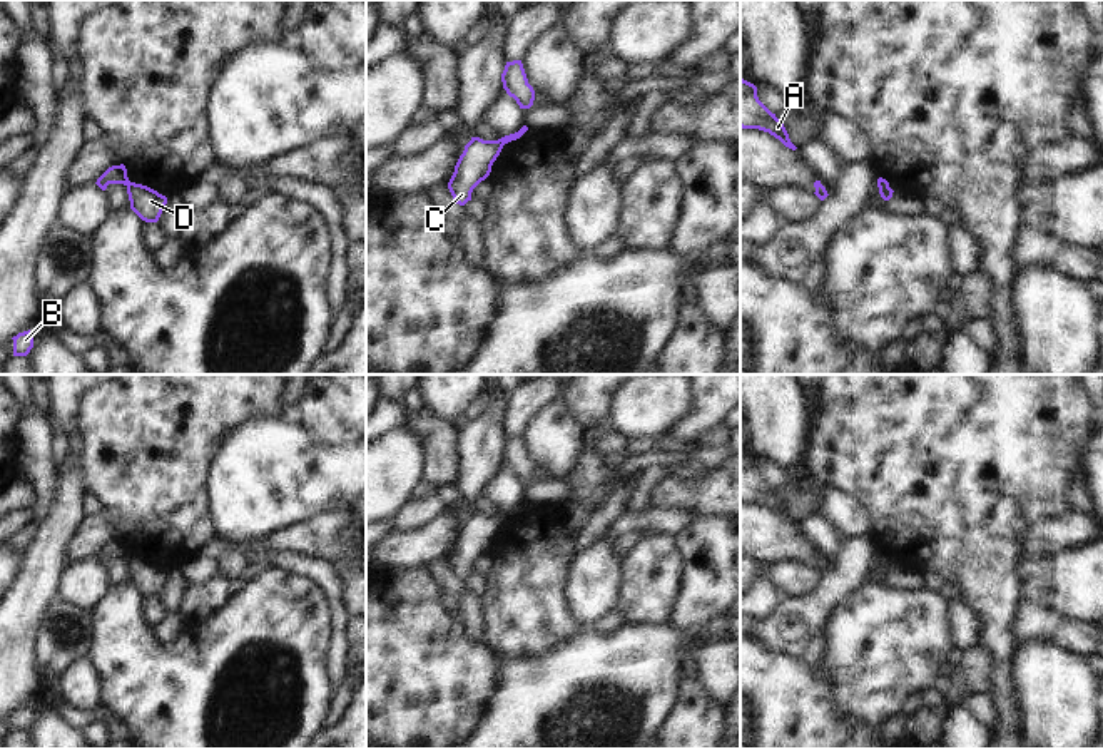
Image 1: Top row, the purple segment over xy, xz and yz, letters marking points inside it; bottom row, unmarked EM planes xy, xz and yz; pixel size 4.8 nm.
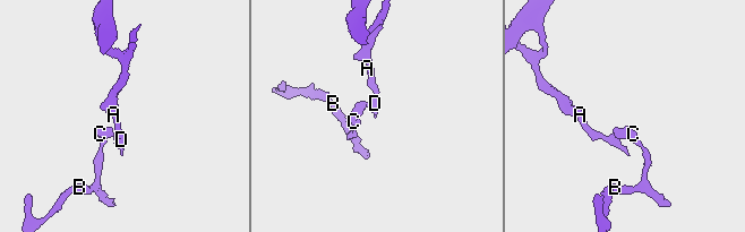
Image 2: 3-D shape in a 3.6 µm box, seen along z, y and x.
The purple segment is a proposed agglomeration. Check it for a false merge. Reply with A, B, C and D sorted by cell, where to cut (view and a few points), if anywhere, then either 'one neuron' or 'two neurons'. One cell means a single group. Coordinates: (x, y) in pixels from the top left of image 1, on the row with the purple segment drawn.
A D / B C; cut in xz along (502, 137), (505, 142); two neurons

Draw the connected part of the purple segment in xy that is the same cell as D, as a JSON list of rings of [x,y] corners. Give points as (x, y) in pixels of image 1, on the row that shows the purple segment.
[[[129,182],[127,194],[130,201],[130,209],[145,222],[157,222],[165,204],[167,197],[159,194],[157,191]]]

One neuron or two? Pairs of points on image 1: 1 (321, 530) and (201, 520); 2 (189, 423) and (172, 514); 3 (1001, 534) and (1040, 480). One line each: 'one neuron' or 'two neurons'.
1: two neurons
2: one neuron
3: one neuron

